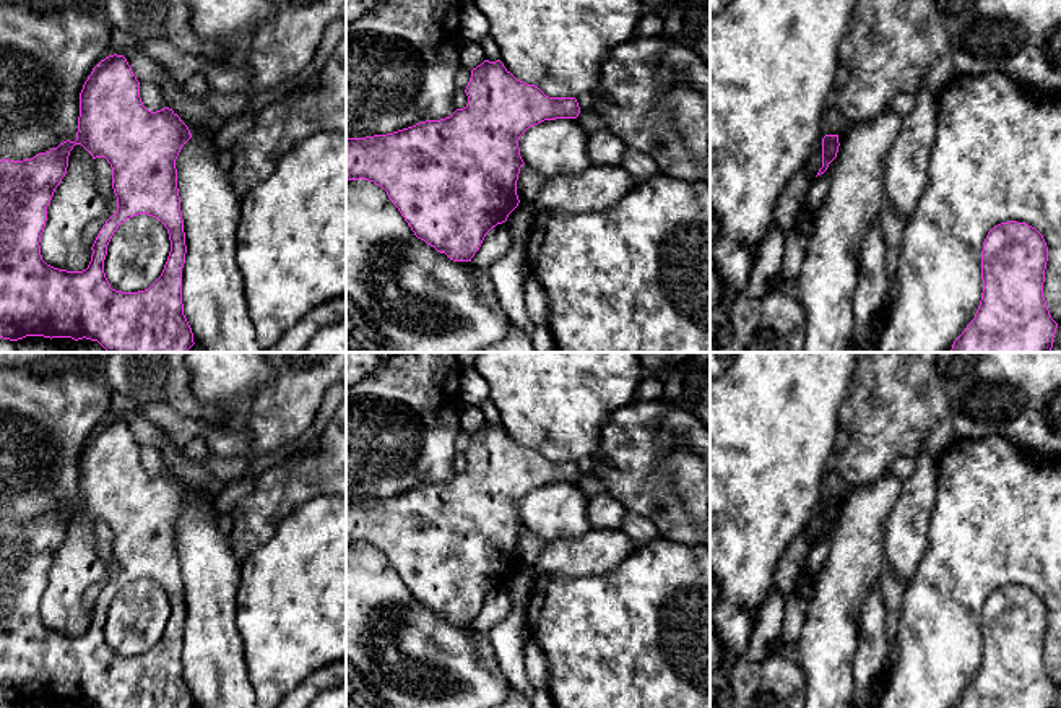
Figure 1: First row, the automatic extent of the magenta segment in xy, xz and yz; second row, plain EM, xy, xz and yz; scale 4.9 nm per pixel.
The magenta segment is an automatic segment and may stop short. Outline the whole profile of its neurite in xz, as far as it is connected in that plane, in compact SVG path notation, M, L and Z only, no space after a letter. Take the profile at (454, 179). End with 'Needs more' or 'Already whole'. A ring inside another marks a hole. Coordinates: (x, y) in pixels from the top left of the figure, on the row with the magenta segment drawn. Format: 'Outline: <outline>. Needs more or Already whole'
Outline: M484 60L473 68L465 93L468 104L450 117L419 122L387 135L346 138L346 180L364 179L382 187L414 235L453 261L471 261L486 234L505 222L518 206L517 180L525 164L520 136L544 120L577 119L580 114L575 97L549 97L538 86L517 80L500 60Z. Already whole

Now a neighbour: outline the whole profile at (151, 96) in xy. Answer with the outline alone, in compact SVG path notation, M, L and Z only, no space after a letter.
M149 80L140 83L140 97L143 106L151 112L156 112L166 107L161 86Z

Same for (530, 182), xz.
M526 164L520 167L517 195L520 203L535 203L548 180Z

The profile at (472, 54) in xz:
M465 41L460 49L461 68L471 71L486 60L484 52L478 42Z

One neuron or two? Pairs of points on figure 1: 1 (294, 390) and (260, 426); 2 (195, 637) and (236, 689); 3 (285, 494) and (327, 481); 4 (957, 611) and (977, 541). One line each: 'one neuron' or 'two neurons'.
1: one neuron
2: one neuron
3: one neuron
4: one neuron

